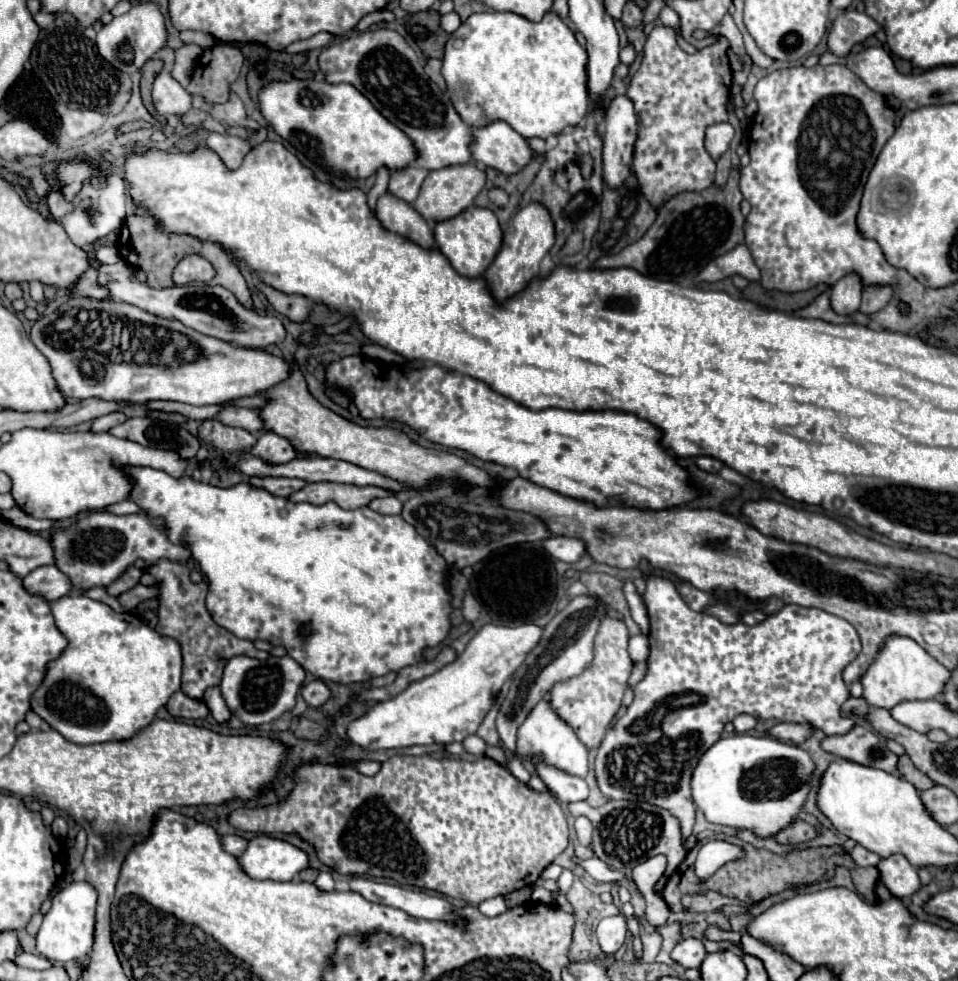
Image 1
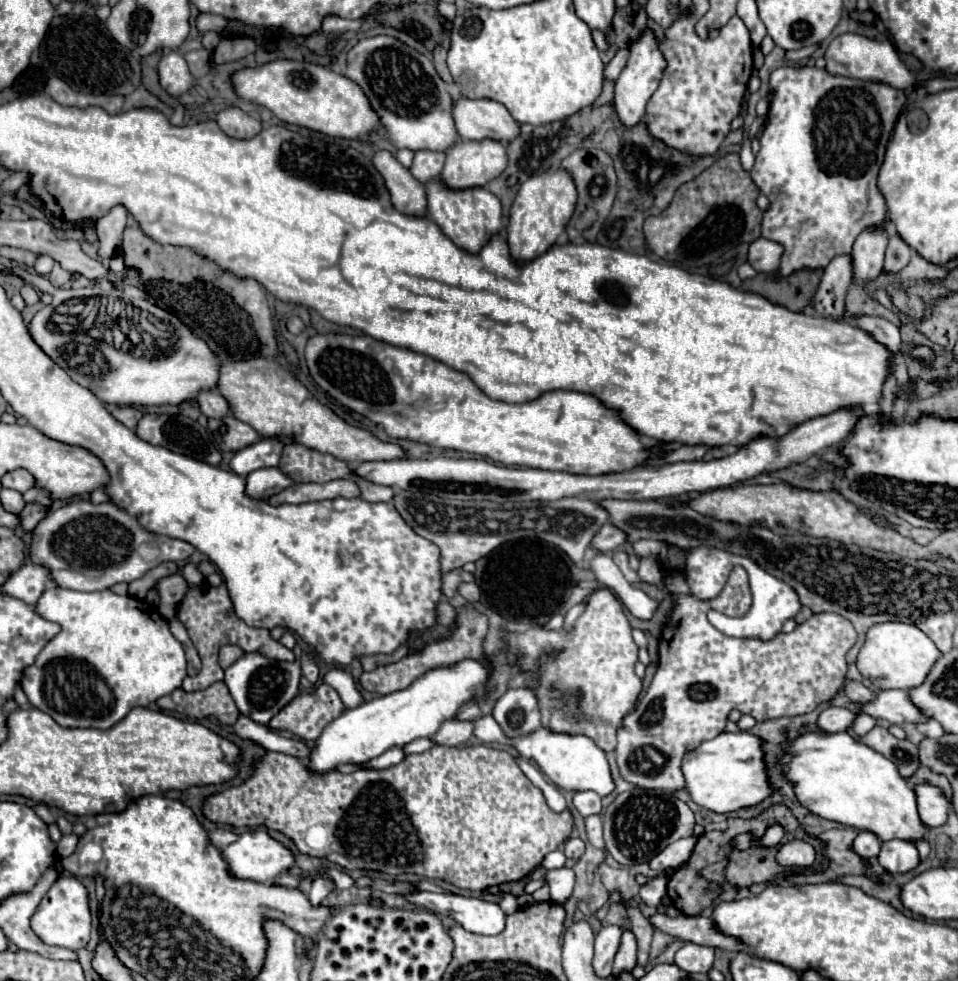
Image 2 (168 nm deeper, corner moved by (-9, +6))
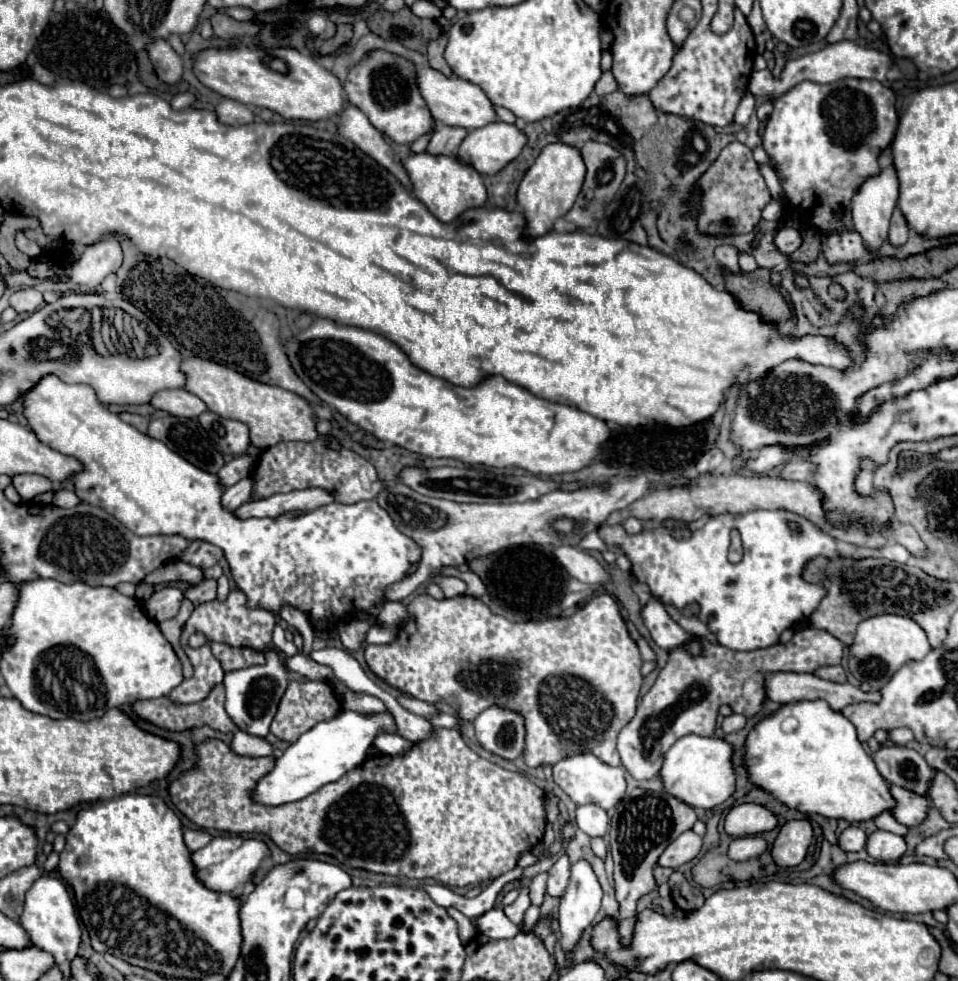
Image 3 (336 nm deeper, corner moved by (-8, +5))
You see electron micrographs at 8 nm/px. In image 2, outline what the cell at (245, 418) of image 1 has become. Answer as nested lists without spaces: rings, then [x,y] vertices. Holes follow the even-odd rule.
[[[202,390],[196,396],[196,402],[198,402],[200,412],[208,418],[222,418],[222,416],[230,414],[230,408],[226,406],[226,400],[216,390]]]

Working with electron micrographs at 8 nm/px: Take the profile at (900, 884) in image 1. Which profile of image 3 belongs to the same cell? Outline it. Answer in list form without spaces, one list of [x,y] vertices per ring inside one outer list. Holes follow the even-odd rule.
[[[877,829],[875,833],[869,835],[867,839],[867,853],[879,861],[879,863],[889,863],[889,861],[899,861],[907,851],[907,843],[903,837],[889,833],[889,831],[881,831]]]

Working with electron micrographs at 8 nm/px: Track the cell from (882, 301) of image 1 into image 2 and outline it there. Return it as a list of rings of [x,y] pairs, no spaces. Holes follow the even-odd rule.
[[[892,230],[890,244],[886,250],[886,260],[884,260],[884,270],[886,272],[898,272],[900,268],[904,268],[908,264],[910,254],[912,254],[912,248]]]

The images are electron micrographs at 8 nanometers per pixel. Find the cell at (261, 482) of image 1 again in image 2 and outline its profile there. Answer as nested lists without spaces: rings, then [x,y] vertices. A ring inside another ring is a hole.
[[[278,468],[254,470],[246,476],[246,496],[252,500],[266,500],[272,494],[282,492],[290,484],[294,482],[290,482],[290,478],[286,478],[286,474],[282,474]]]

